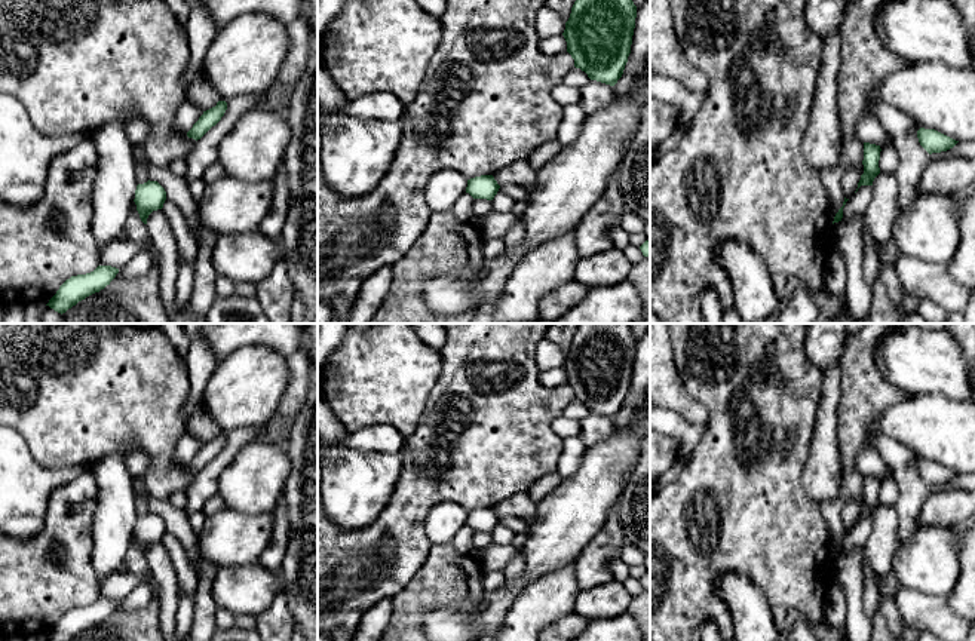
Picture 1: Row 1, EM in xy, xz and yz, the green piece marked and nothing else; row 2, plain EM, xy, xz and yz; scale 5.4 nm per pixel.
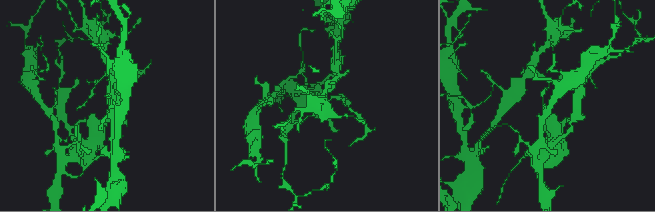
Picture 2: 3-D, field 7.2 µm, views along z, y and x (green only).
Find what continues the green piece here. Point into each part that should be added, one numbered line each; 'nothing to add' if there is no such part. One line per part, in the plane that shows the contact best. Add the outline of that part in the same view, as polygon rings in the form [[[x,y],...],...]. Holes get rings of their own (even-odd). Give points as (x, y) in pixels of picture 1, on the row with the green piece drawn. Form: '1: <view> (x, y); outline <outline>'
nothing to add

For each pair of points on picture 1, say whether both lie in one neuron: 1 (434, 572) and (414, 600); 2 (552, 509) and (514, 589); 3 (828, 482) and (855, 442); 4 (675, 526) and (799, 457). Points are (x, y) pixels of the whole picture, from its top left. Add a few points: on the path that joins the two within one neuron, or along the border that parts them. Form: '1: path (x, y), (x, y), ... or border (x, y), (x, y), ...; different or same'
1: path (434, 579), (422, 592); same
2: path (552, 528), (552, 542), (540, 555), (533, 570); same
3: border (836, 431), (842, 478), (840, 491), (831, 499); different
4: path (707, 511), (716, 502), (733, 502), (767, 474); same

